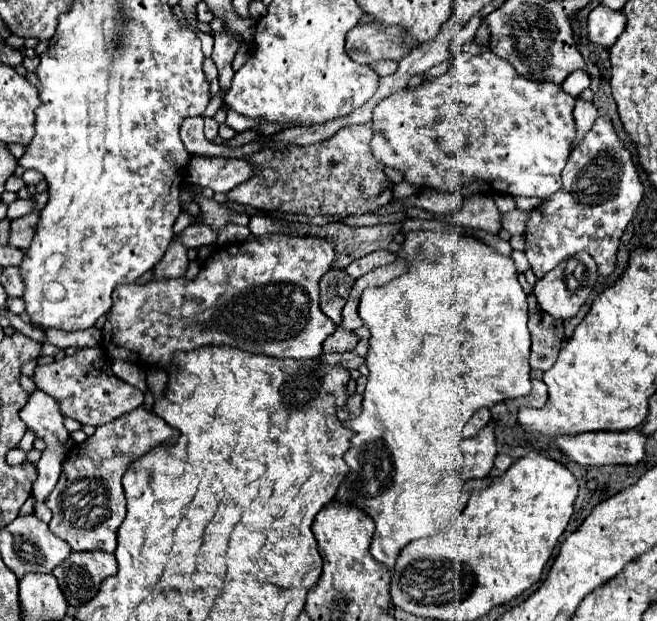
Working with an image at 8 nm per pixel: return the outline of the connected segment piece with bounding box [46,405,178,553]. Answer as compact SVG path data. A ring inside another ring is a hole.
M142 405L110 423L96 427L96 433L84 443L76 443L62 463L60 481L46 499L52 511L50 531L64 539L72 551L108 551L116 549L116 533L126 517L126 495L122 489L122 475L136 457L142 457L152 447L176 439L178 431L164 419L146 411ZM78 521L78 525L76 525Z

